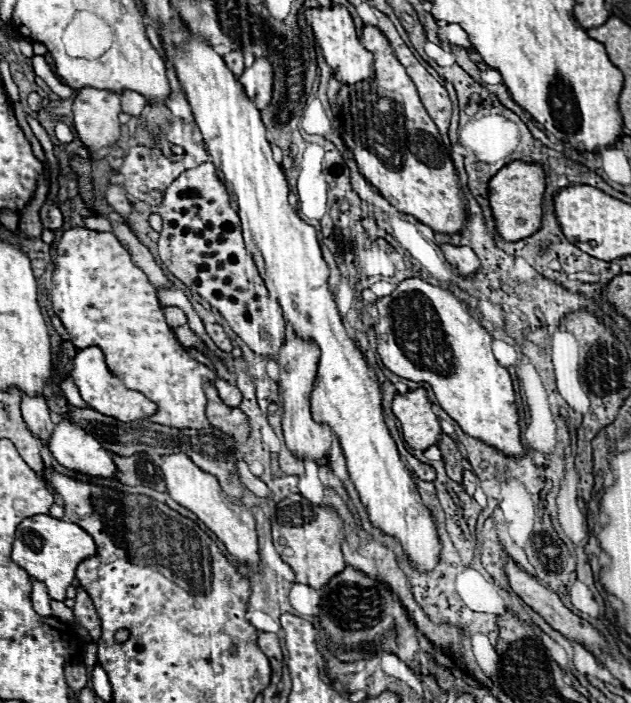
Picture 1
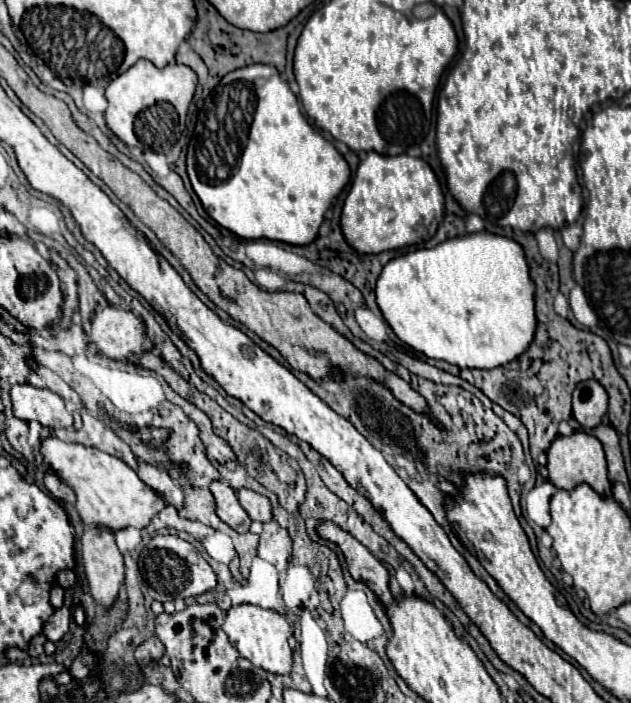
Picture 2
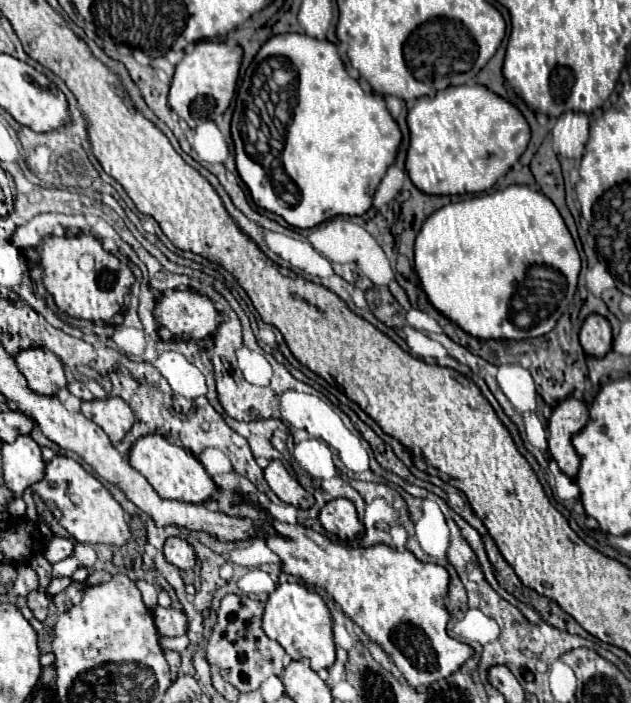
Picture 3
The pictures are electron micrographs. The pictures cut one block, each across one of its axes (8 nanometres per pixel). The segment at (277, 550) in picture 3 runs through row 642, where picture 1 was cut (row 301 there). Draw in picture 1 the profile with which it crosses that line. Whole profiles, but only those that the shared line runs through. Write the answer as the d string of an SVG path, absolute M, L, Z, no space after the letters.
M408 278L400 282L390 296L374 302L374 306L382 316L380 322L374 324L378 336L378 354L388 370L402 378L430 384L440 406L460 424L468 436L486 442L504 456L520 458L526 454L526 446L520 440L520 418L512 376L496 362L492 354L492 336L472 316L472 308L466 302L462 302L452 290L444 286L434 286L420 278Z

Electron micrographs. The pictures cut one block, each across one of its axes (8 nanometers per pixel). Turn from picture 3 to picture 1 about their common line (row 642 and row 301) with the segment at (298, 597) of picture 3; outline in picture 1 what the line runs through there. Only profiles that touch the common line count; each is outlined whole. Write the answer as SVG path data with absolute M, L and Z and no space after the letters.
M178 14L164 20L160 30L182 30L184 38L180 46L170 48L170 60L192 106L196 126L204 136L210 160L228 188L232 208L242 220L246 246L254 256L270 298L280 302L284 318L298 336L314 340L320 346L322 354L310 400L312 416L318 422L326 422L338 436L346 456L348 474L360 494L360 500L366 504L372 524L398 538L418 570L432 570L438 564L440 554L436 526L386 428L382 394L374 370L348 338L336 310L336 302L328 286L328 266L322 258L316 230L300 220L288 202L288 180L280 164L272 158L260 110L250 102L250 98L246 98L242 84L224 64L222 56L214 52L206 38L192 34Z

